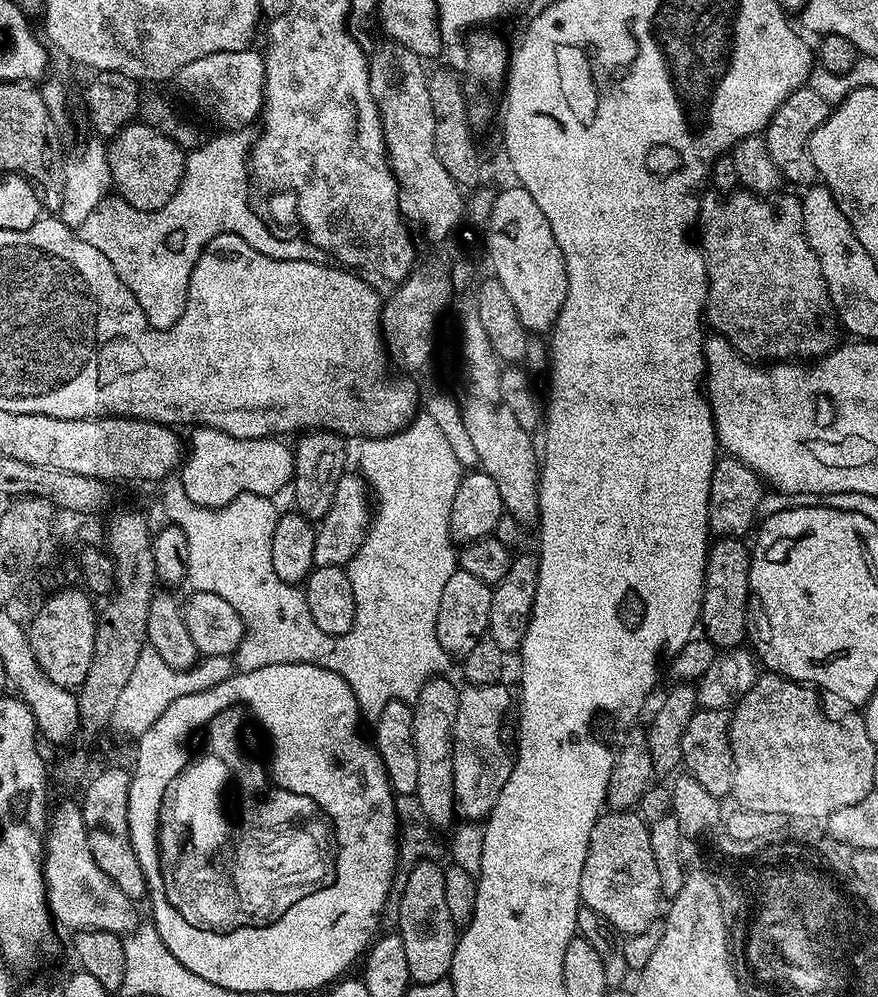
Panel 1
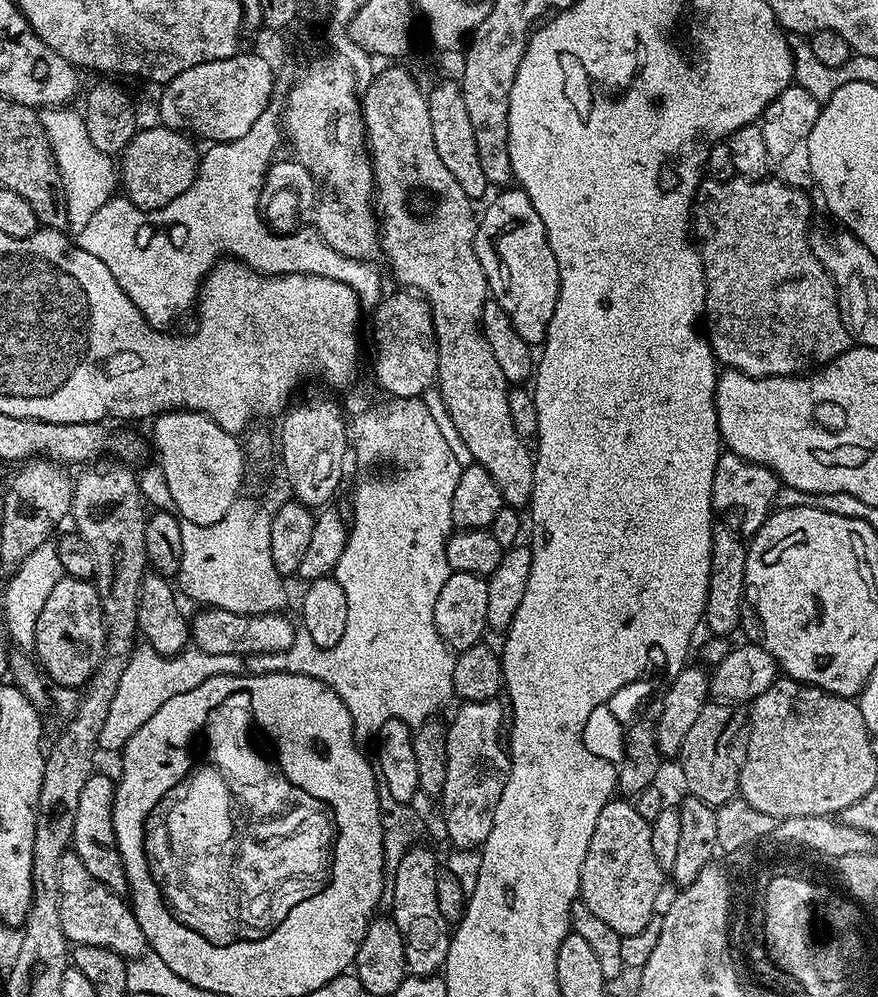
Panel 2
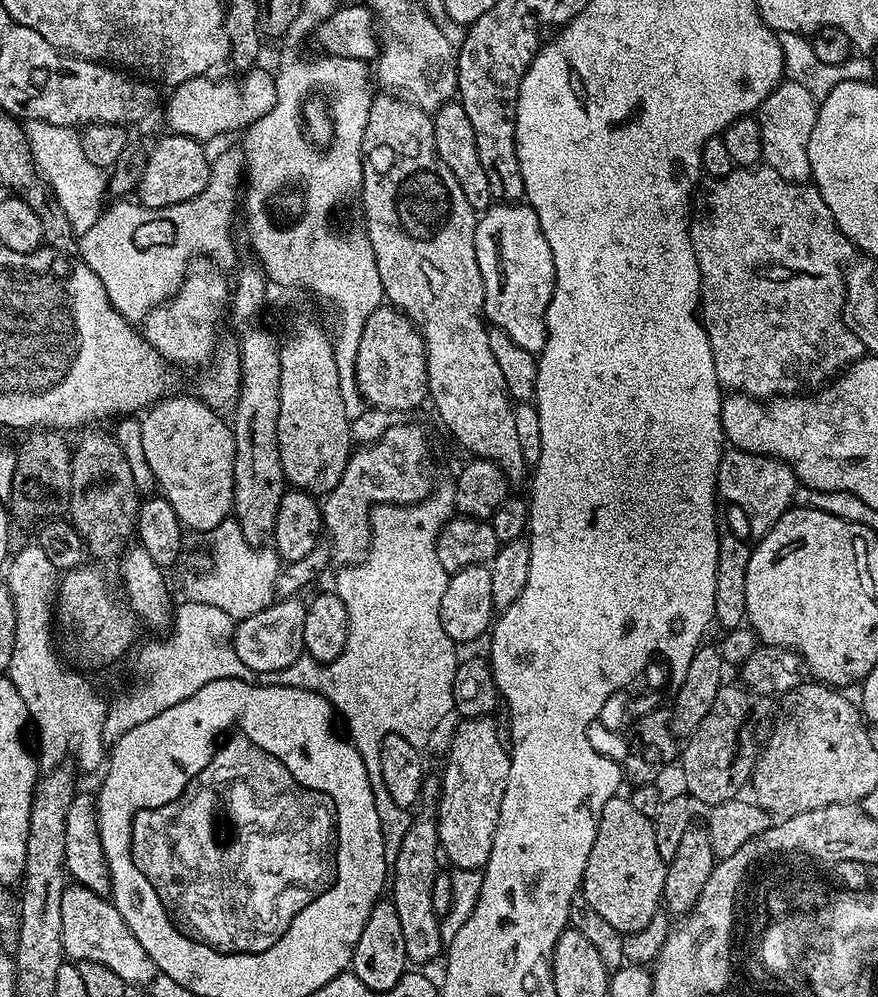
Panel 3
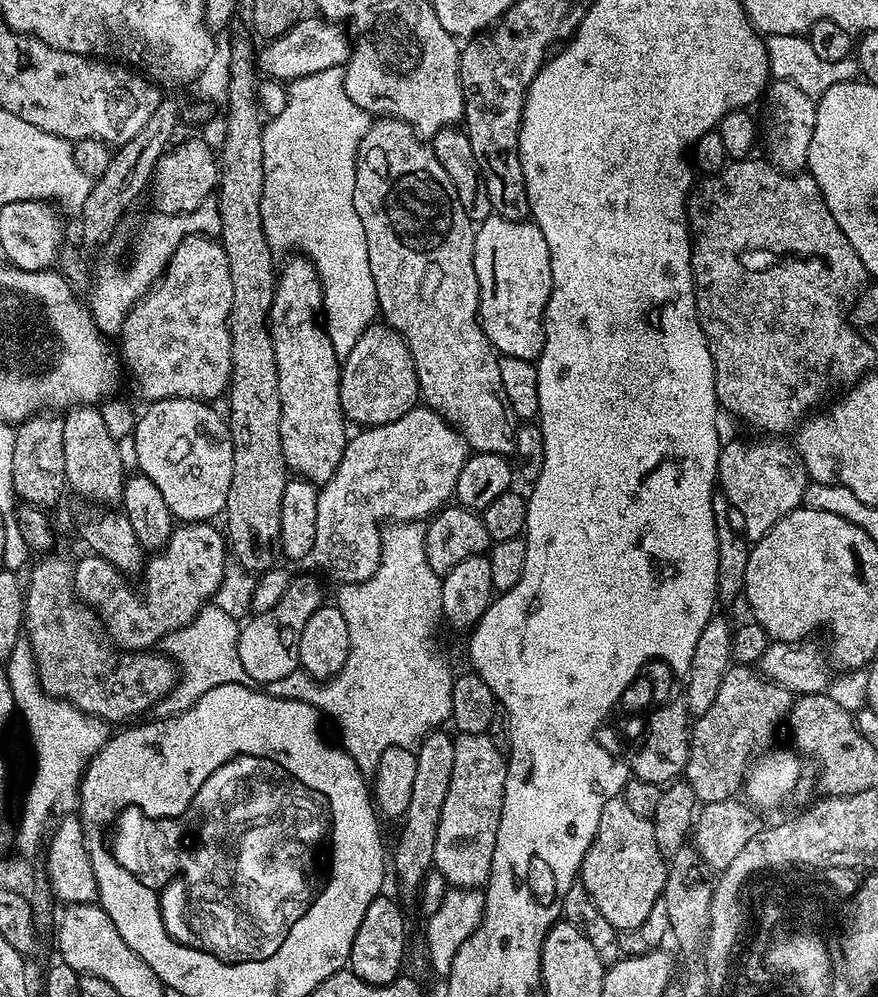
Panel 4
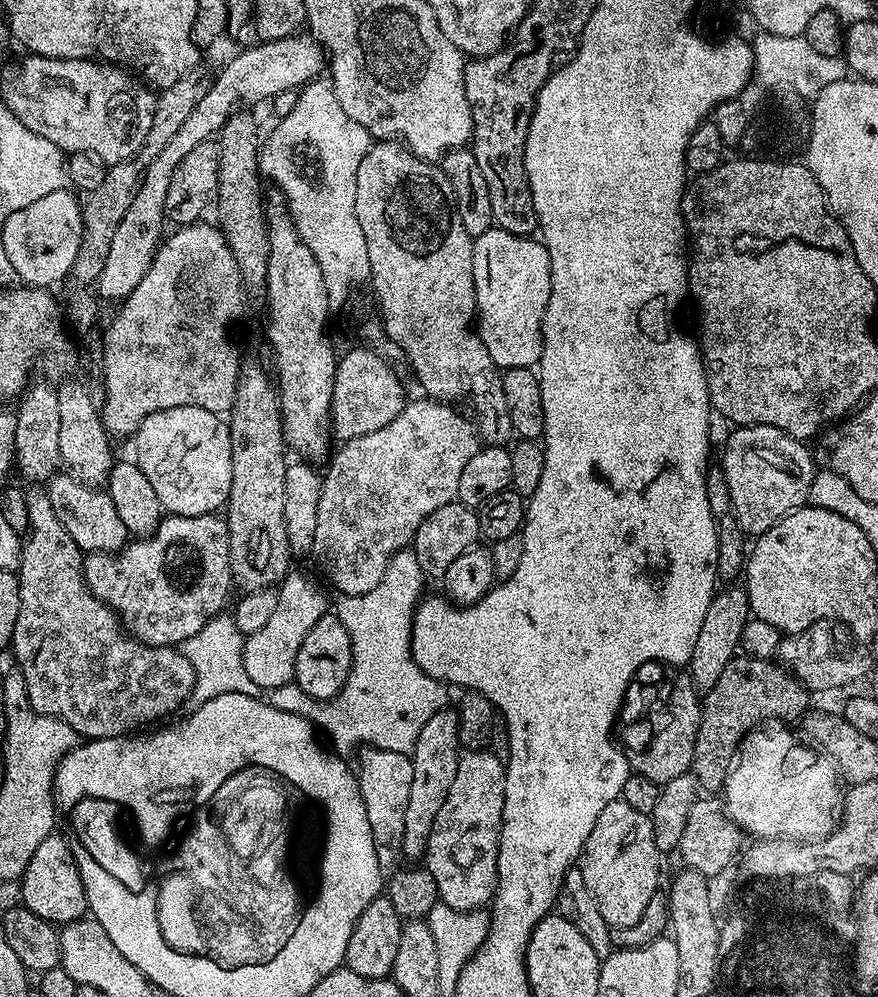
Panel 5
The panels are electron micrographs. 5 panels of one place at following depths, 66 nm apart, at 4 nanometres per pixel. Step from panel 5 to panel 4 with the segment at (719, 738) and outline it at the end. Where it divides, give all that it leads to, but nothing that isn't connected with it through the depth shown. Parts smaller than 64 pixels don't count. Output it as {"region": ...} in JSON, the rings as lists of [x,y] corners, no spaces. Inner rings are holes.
{"region":[[[733,666],[722,678],[722,686],[718,686],[718,695],[715,696],[710,710],[706,714],[695,717],[690,728],[688,741],[688,761],[684,767],[683,779],[692,787],[697,801],[701,805],[710,802],[722,802],[733,799],[741,791],[748,775],[754,754],[763,754],[769,751],[772,735],[780,723],[789,719],[792,710],[794,694],[774,682],[770,682],[752,666]]]}

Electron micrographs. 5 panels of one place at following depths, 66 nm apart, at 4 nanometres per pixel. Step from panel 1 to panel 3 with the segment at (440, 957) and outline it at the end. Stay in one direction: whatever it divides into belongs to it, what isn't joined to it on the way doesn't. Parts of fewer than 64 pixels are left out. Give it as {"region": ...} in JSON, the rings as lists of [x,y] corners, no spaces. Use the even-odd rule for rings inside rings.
{"region":[[[435,807],[422,808],[412,816],[410,828],[406,832],[402,846],[399,847],[398,858],[395,859],[394,868],[390,871],[390,892],[392,888],[390,899],[394,910],[398,910],[398,922],[402,922],[402,938],[406,938],[406,954],[409,961],[416,966],[424,966],[420,964],[430,963],[439,952],[440,955],[442,952],[442,941],[440,938],[441,917],[437,916],[433,903],[434,880],[438,871],[436,856],[438,860],[438,853],[440,852],[440,835],[436,829],[438,812]]]}

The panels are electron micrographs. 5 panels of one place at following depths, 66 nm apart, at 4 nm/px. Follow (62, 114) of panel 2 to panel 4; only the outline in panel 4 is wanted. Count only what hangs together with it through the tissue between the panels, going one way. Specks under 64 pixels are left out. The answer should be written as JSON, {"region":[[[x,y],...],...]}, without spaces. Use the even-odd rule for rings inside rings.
{"region":[[[12,114],[10,126],[16,136],[4,136],[4,140],[16,140],[16,156],[20,156],[20,164],[24,164],[26,156],[26,168],[18,170],[18,188],[20,188],[20,201],[42,200],[57,202],[57,205],[65,212],[81,213],[86,200],[92,190],[94,181],[78,169],[74,161],[73,143],[69,140],[58,138],[48,131],[40,130],[30,125],[22,118]],[[28,148],[36,152],[36,156],[28,156]]]}

